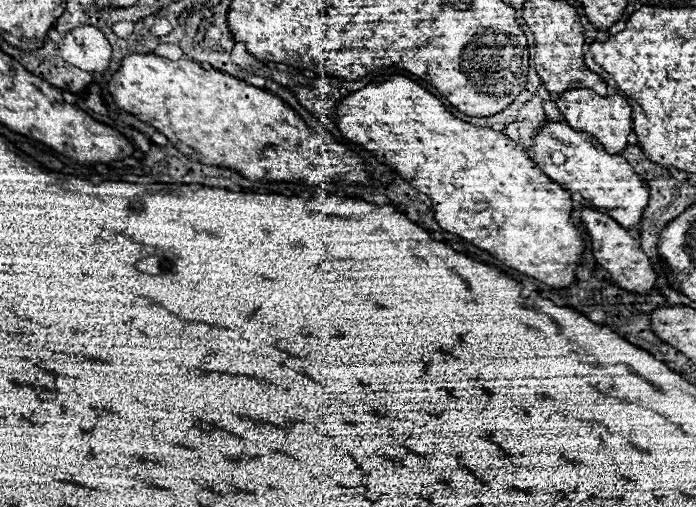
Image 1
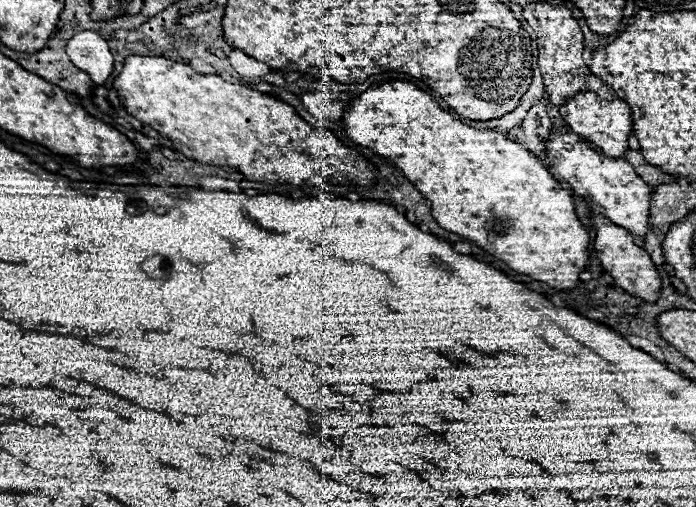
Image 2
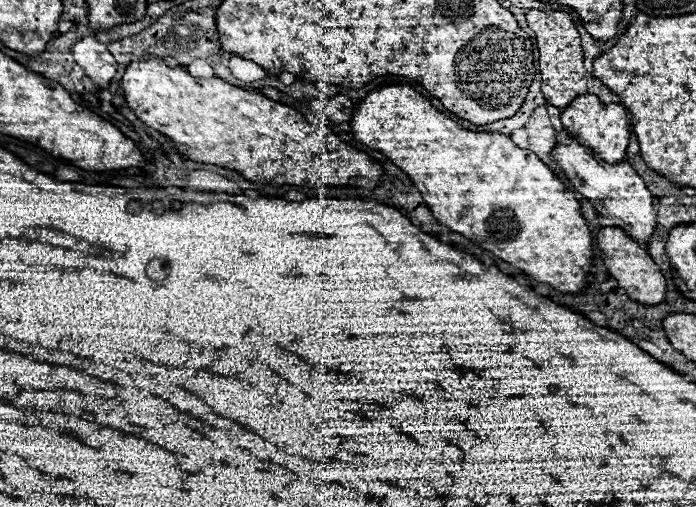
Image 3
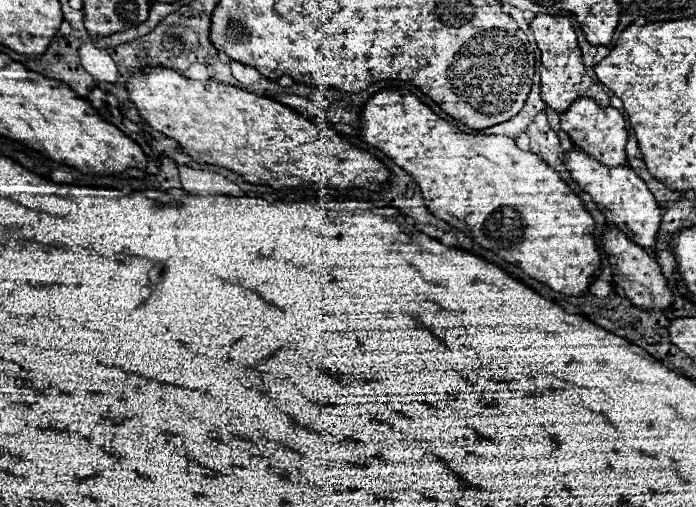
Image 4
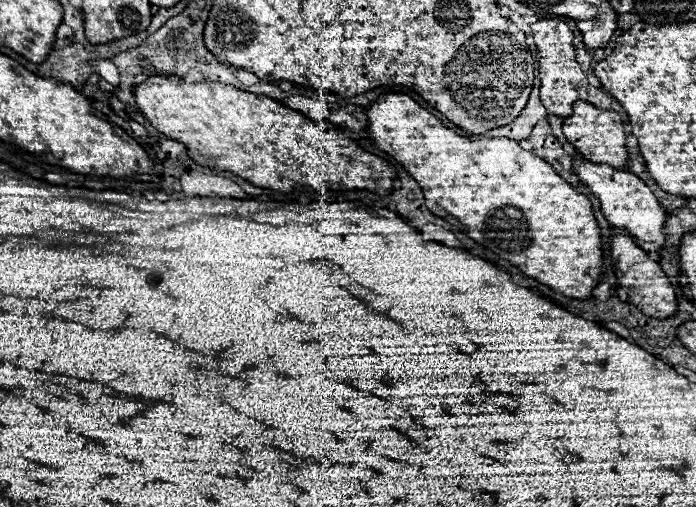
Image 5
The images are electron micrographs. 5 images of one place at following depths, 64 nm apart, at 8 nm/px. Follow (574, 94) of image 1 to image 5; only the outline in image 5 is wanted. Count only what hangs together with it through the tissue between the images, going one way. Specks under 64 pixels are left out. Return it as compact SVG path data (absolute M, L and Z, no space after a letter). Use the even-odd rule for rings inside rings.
M574 102L572 114L564 118L564 136L568 142L586 158L596 164L610 164L614 168L624 168L628 164L626 152L626 132L624 122L614 110L600 110L588 102Z

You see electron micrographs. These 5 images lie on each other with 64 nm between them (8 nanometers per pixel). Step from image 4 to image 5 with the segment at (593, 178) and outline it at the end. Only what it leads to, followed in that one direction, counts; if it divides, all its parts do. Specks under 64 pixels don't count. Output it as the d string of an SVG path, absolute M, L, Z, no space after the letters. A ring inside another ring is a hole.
M576 156L574 160L574 174L592 190L592 194L600 200L604 216L610 220L612 216L612 226L618 228L628 228L632 234L634 242L646 250L646 252L656 252L664 246L666 234L664 234L664 220L666 212L660 208L656 196L648 190L648 186L632 172L628 170L618 170L608 164L594 164L582 156Z

